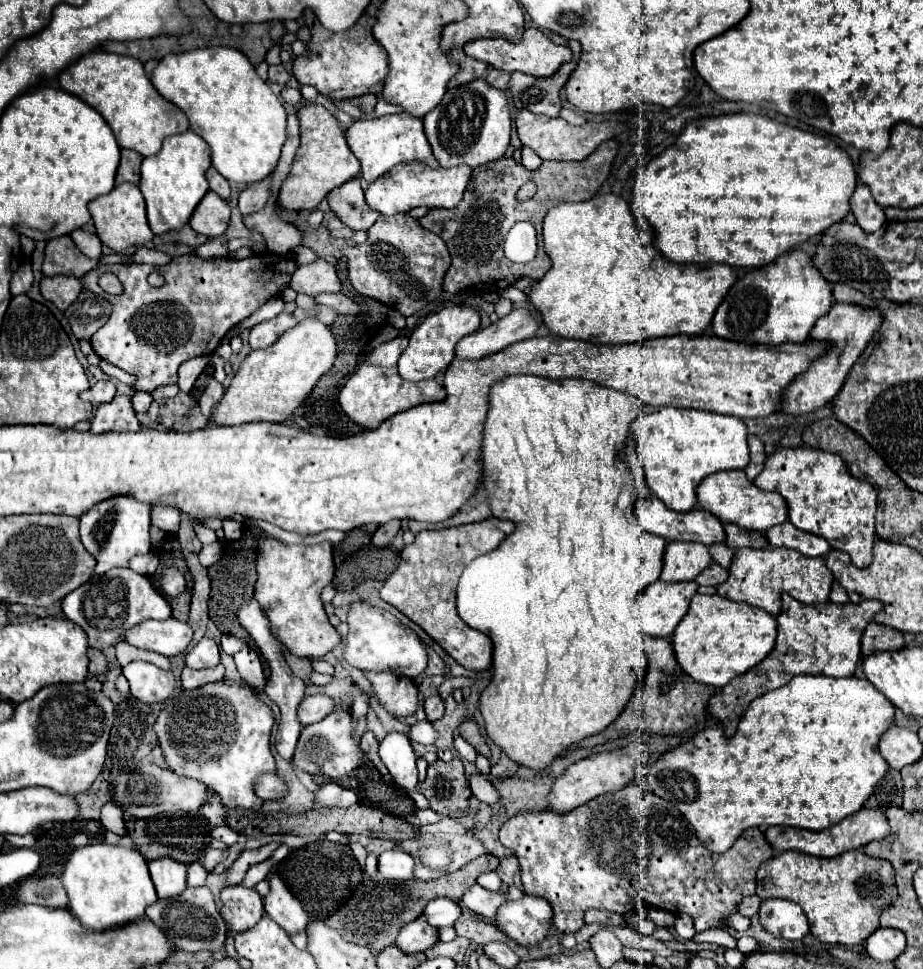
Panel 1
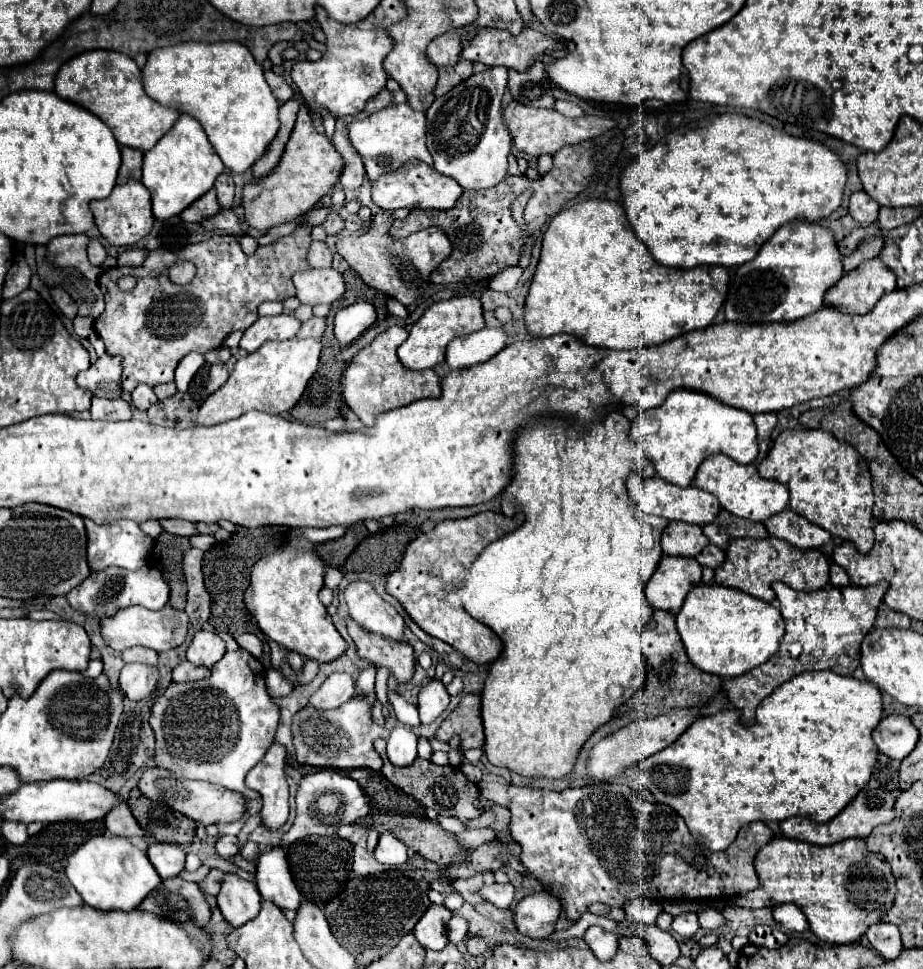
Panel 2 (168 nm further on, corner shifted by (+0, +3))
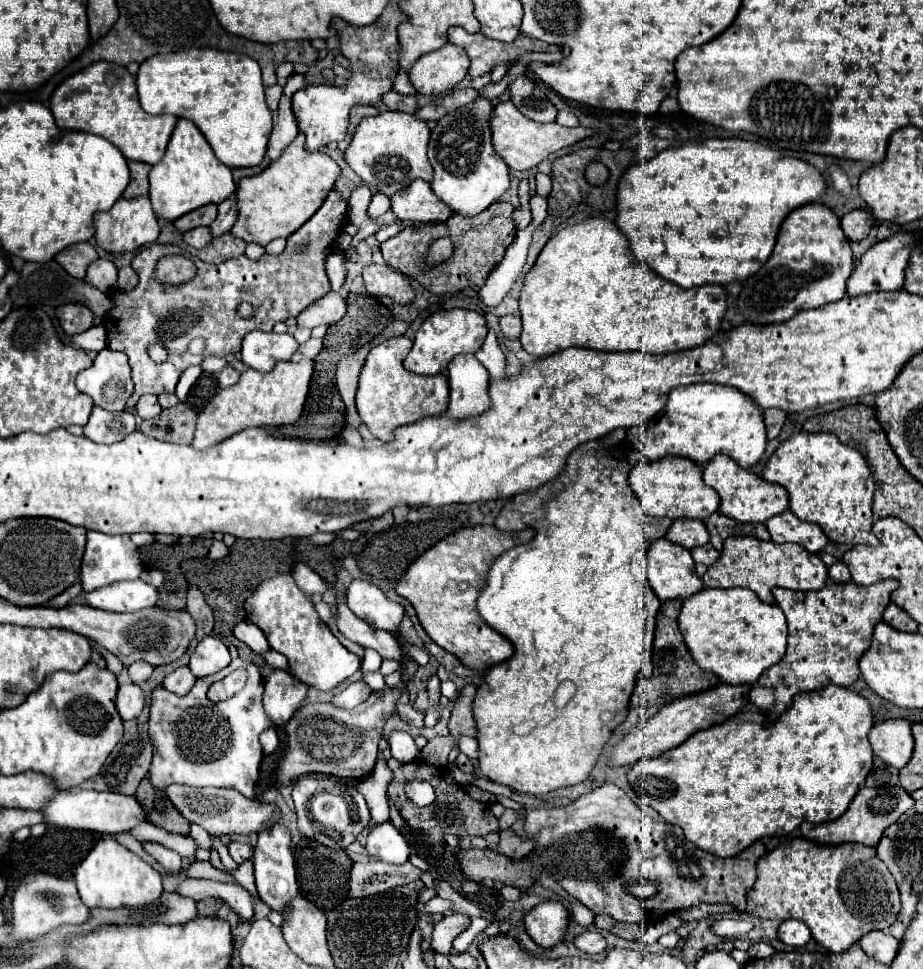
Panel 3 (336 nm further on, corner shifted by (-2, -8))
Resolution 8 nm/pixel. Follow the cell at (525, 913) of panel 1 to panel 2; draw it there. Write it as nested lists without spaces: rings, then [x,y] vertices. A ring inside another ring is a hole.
[[[549,891],[523,897],[515,907],[515,925],[521,935],[531,939],[547,939],[555,931],[561,903]]]

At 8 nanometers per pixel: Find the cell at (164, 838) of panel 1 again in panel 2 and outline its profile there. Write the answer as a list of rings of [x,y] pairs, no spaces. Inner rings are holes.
[[[137,787],[131,789],[127,805],[137,817],[137,821],[141,823],[141,827],[145,827],[149,837],[155,837],[157,841],[165,841],[165,843],[177,843],[177,845],[193,843],[195,827],[197,827],[193,819],[173,811],[171,807],[159,801],[151,801],[143,797]]]

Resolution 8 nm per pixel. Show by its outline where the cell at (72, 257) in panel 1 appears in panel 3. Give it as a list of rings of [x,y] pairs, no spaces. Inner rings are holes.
[[[73,244],[67,250],[61,250],[55,260],[67,270],[67,274],[71,274],[73,278],[85,278],[87,274],[87,266],[97,260],[97,250],[89,244]]]

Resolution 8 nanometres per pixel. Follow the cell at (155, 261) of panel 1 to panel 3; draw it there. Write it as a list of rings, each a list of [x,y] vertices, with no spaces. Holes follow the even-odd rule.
[[[123,266],[119,268],[119,282],[117,282],[117,288],[119,290],[131,290],[137,282],[137,274],[131,266]]]

